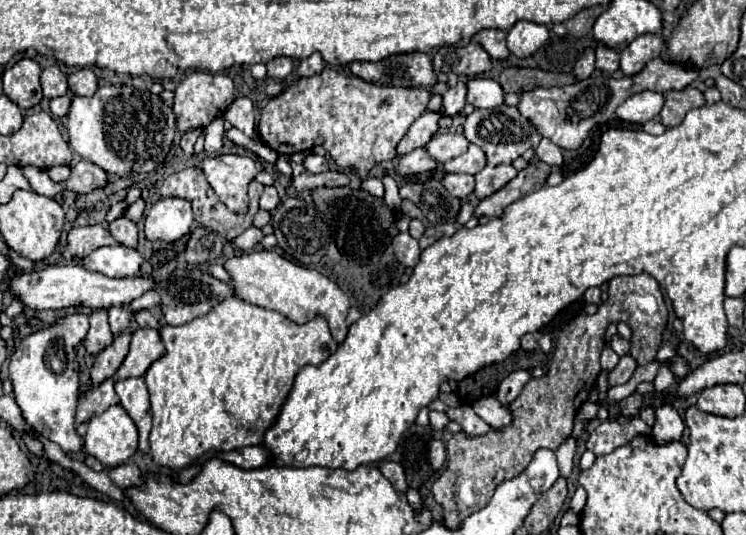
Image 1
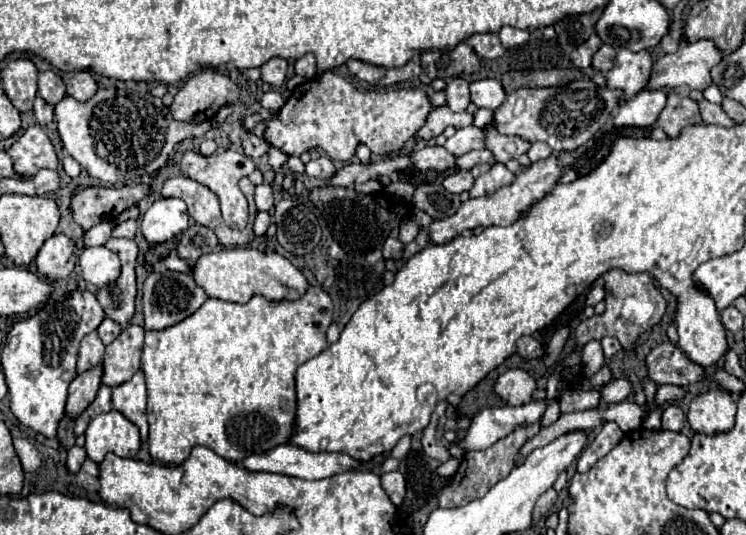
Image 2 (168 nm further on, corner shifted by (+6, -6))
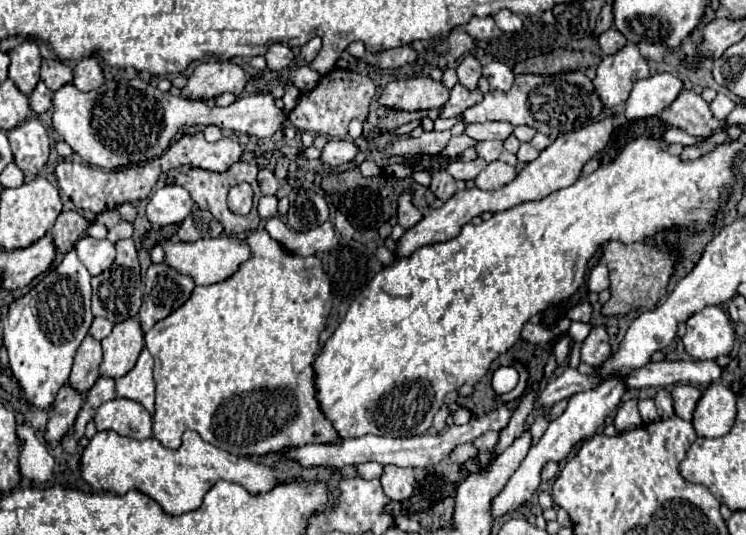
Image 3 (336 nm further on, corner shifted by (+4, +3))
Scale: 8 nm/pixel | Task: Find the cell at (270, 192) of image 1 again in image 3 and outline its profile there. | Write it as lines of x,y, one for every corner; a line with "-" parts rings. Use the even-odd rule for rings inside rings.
261,169
259,171
259,187
261,187
263,195
275,195
277,193
279,181
273,175
273,171
269,171
269,169

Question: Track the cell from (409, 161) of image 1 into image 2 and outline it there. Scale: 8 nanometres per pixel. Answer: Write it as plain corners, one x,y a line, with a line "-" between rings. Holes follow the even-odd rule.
425,146
421,150
411,152
411,166
425,172
425,170
447,170
455,162
455,156
449,154
443,146

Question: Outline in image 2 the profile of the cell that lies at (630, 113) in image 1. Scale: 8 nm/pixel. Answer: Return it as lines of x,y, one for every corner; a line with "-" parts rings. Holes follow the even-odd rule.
643,90
631,100
625,100
619,104
619,112
615,114
613,122
615,126
637,126
637,128
649,128
657,122
661,110
665,108
667,96
663,90

